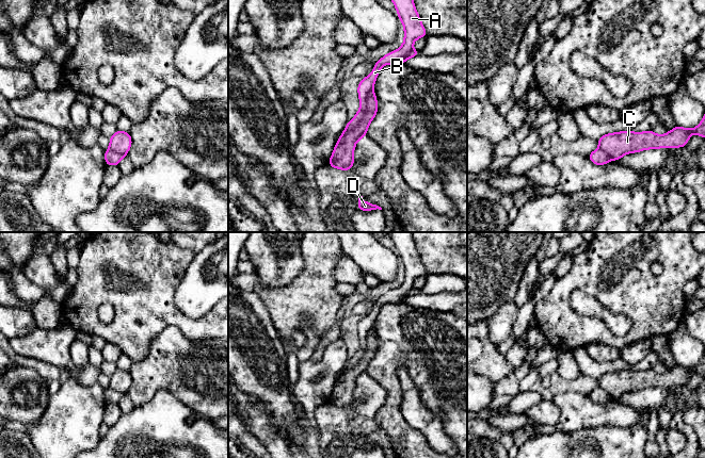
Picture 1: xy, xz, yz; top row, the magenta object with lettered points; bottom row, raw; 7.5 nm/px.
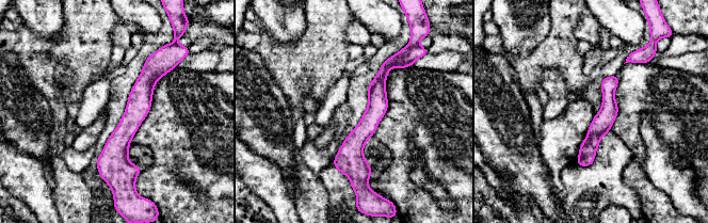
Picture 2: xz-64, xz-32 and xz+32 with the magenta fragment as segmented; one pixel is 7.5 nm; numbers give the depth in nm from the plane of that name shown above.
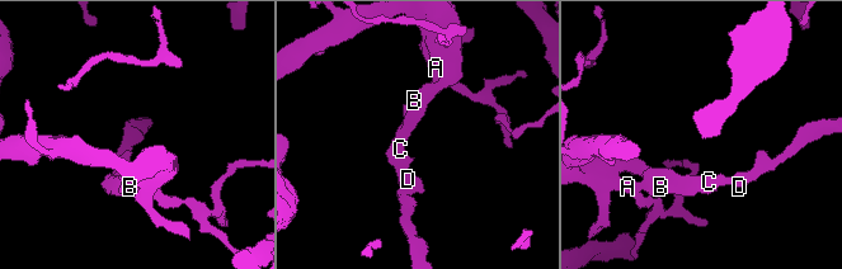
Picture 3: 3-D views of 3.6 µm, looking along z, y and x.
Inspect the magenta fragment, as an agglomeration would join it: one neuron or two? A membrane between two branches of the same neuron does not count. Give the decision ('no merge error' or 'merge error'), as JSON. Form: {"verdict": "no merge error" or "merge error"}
{"verdict": "no merge error"}

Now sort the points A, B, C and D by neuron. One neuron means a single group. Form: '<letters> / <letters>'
A B C D

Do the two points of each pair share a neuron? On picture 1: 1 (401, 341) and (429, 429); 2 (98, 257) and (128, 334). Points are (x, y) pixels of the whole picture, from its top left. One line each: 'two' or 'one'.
1: two
2: one

